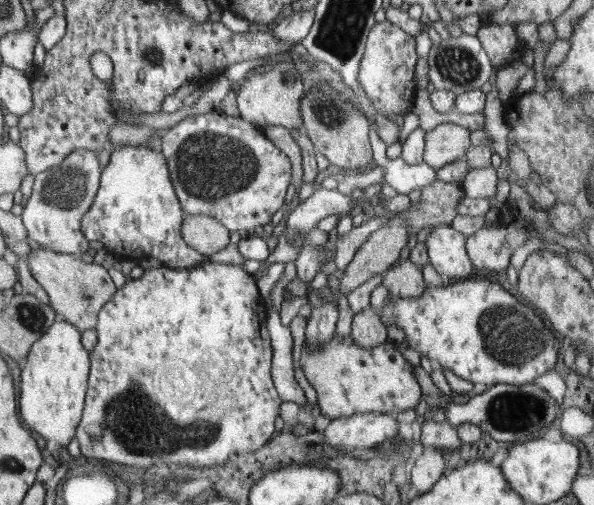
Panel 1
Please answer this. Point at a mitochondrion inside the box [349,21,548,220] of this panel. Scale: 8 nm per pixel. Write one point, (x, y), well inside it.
(458, 66)

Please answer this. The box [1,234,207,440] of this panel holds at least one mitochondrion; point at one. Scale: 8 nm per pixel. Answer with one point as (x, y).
(32, 318)

